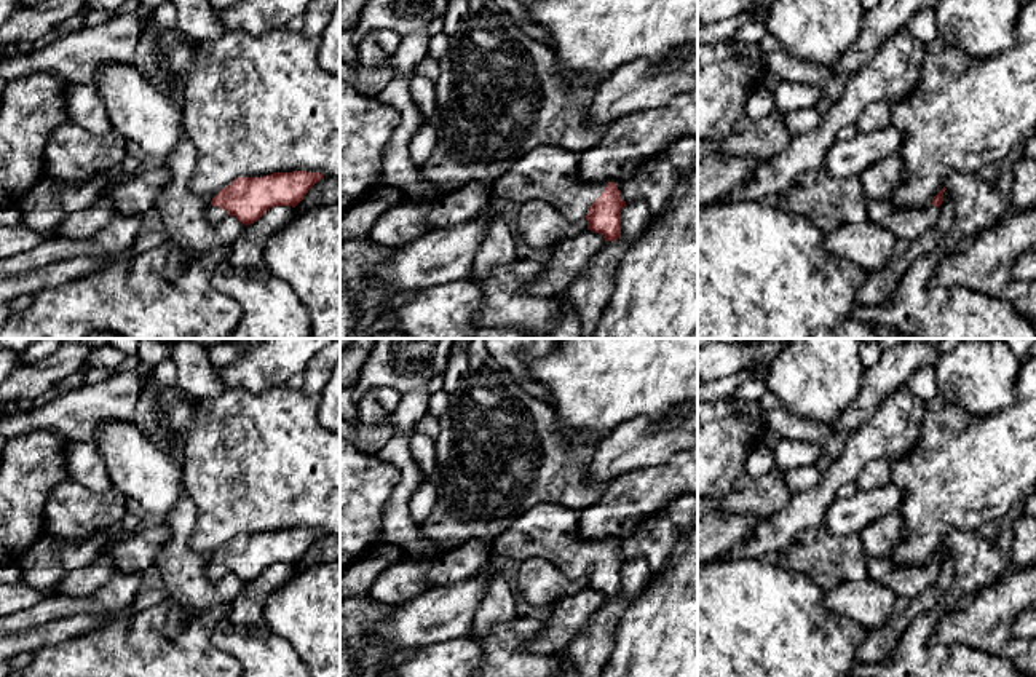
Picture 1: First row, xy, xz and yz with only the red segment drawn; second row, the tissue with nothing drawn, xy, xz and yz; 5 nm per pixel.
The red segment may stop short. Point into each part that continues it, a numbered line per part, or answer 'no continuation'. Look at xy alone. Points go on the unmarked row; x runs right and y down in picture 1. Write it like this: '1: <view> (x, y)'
1: xy (214, 572)

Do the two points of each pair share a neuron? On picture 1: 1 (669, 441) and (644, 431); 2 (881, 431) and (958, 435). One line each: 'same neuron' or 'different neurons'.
1: same neuron
2: different neurons

